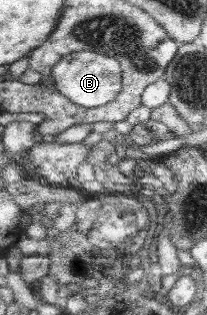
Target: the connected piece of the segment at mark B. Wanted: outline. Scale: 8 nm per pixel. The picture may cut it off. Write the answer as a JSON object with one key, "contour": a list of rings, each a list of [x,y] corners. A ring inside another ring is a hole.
{"contour":[[[82,51],[68,55],[53,71],[53,79],[64,95],[77,105],[88,109],[105,107],[114,103],[124,91],[125,77],[122,62],[117,57],[110,57],[94,51]]]}

